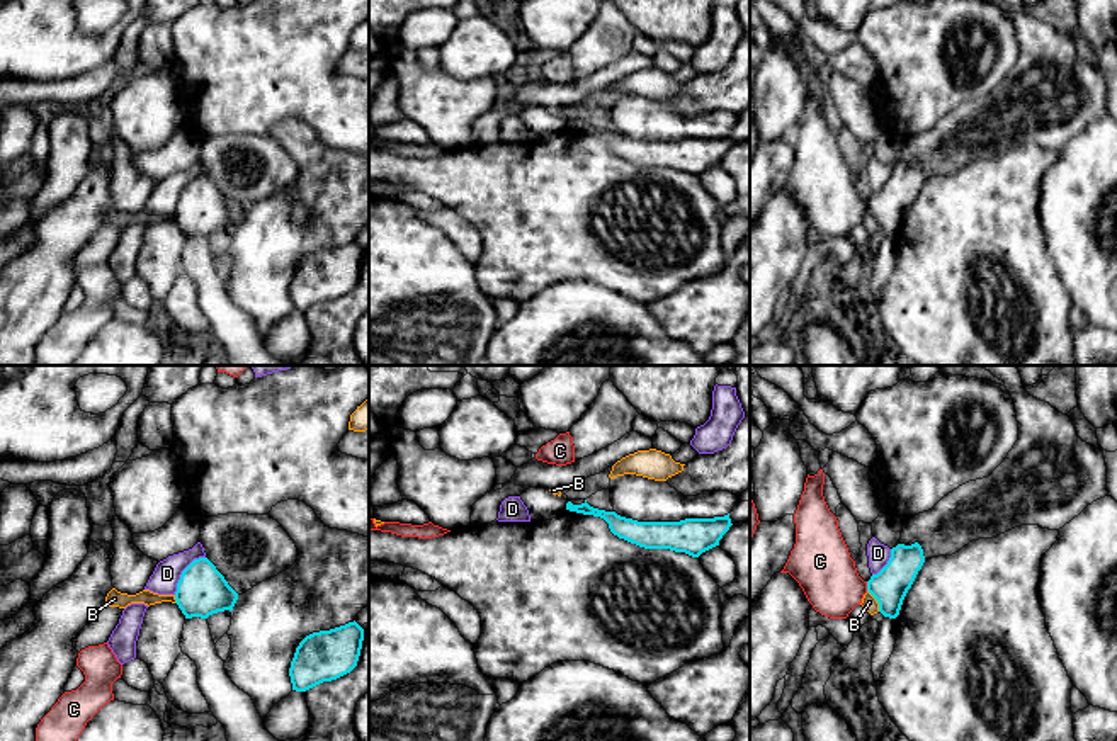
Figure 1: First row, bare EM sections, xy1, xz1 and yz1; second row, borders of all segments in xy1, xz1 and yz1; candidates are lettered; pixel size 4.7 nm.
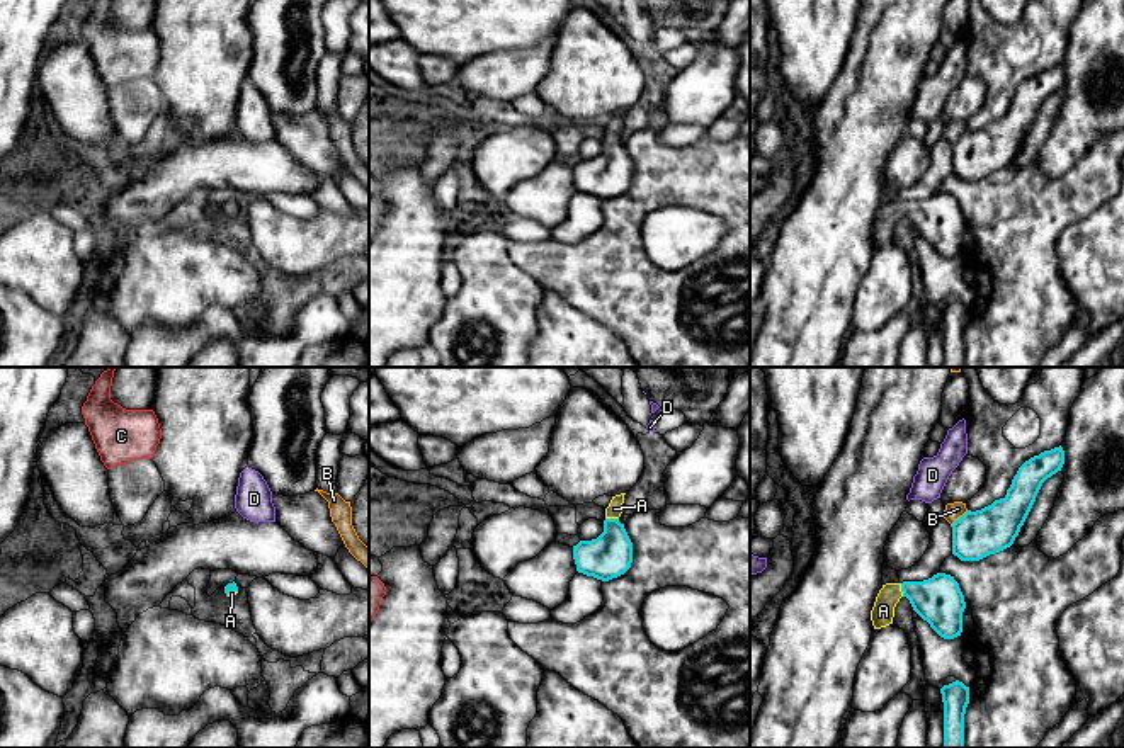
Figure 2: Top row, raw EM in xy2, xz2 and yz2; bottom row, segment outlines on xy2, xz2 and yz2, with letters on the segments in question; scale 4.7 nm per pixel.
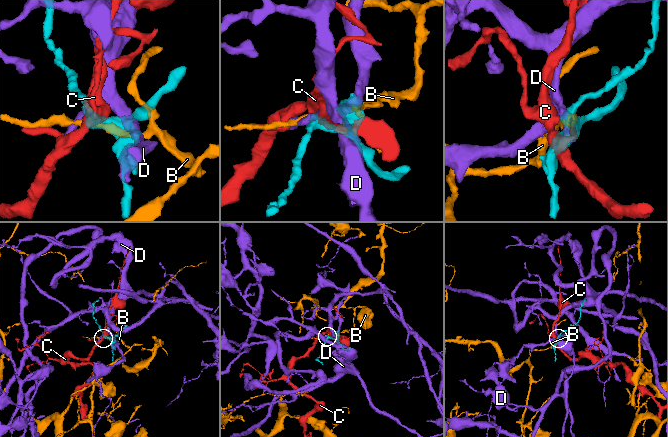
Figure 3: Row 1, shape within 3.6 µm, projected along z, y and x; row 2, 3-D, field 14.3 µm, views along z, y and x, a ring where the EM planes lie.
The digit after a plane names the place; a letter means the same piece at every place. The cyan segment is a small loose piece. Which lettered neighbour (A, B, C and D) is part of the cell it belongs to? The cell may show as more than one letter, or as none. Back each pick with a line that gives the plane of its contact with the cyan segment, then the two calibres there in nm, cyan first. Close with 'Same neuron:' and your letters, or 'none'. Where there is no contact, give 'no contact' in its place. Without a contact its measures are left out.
A: xz2 | 200/70 nm
Same neuron: A

